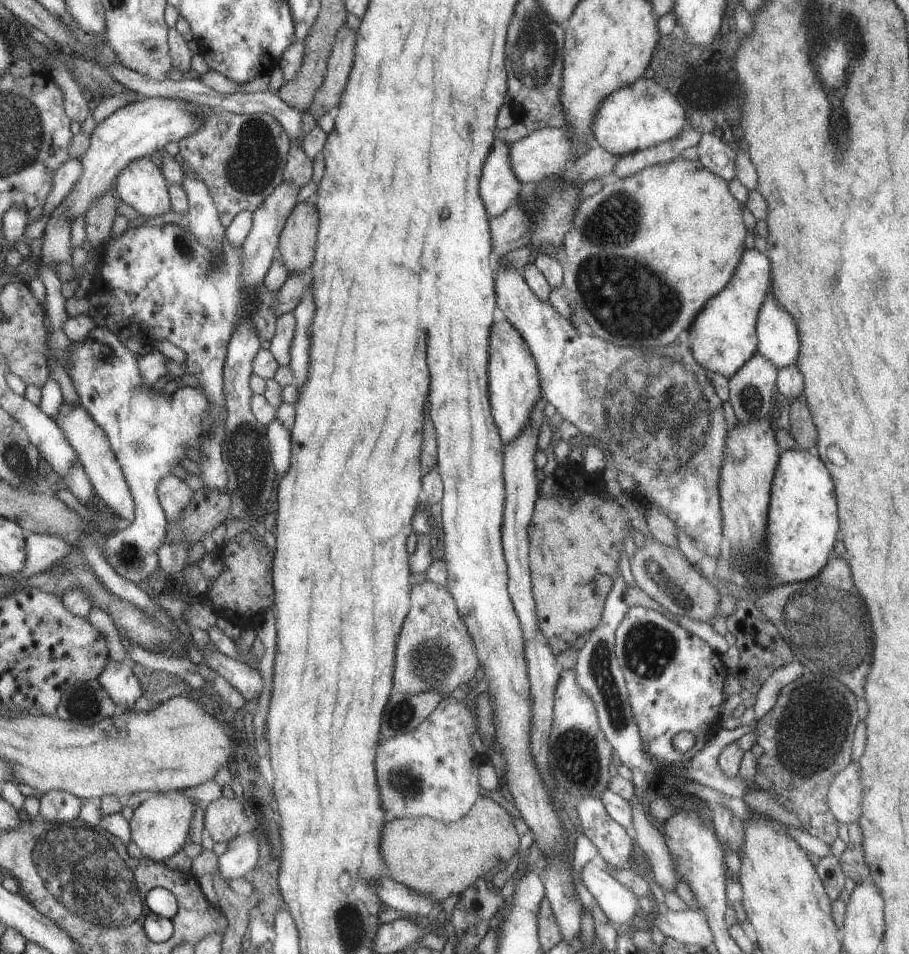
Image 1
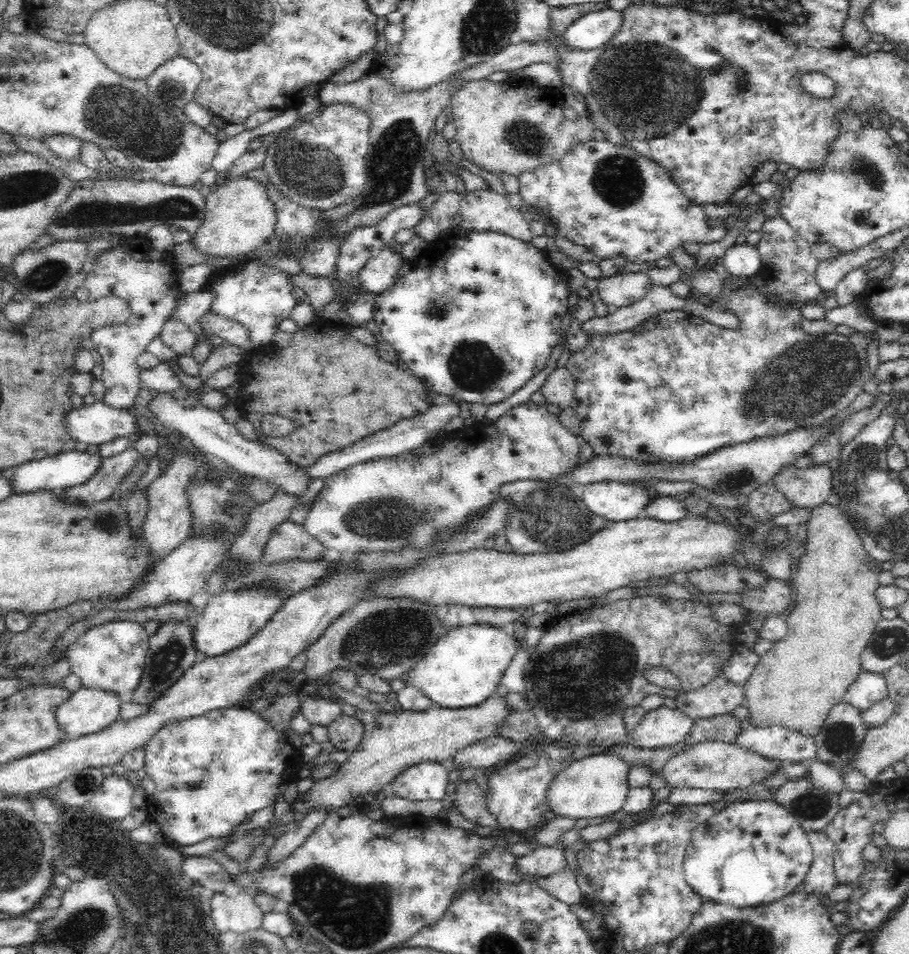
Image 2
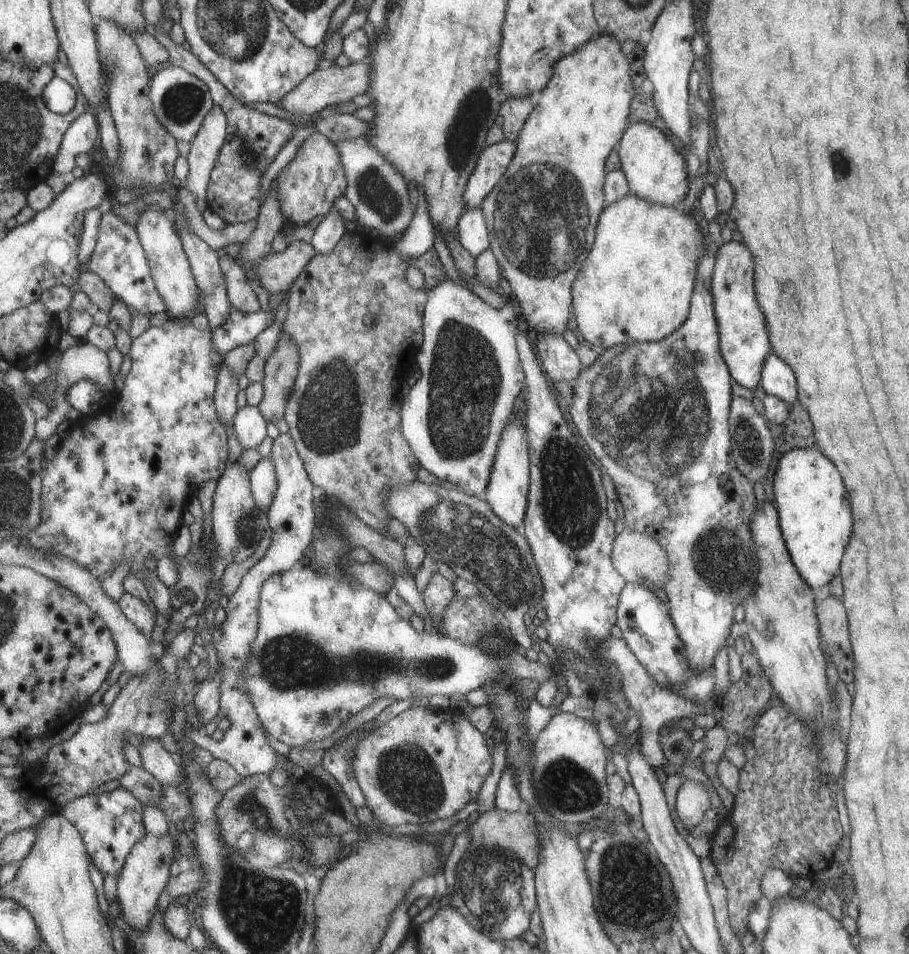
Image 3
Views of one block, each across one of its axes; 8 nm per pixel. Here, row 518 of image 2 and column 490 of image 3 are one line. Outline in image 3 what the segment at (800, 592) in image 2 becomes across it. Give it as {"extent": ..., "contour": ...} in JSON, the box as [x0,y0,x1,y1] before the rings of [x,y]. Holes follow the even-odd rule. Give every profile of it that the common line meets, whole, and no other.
{"extent":[468,807,539,870],"contour":[[[497,807],[486,810],[476,817],[470,818],[468,826],[468,837],[470,844],[468,848],[473,847],[497,847],[514,852],[525,866],[534,870],[538,861],[539,834],[536,830],[534,816],[527,810],[515,810],[515,812],[505,812]]]}

